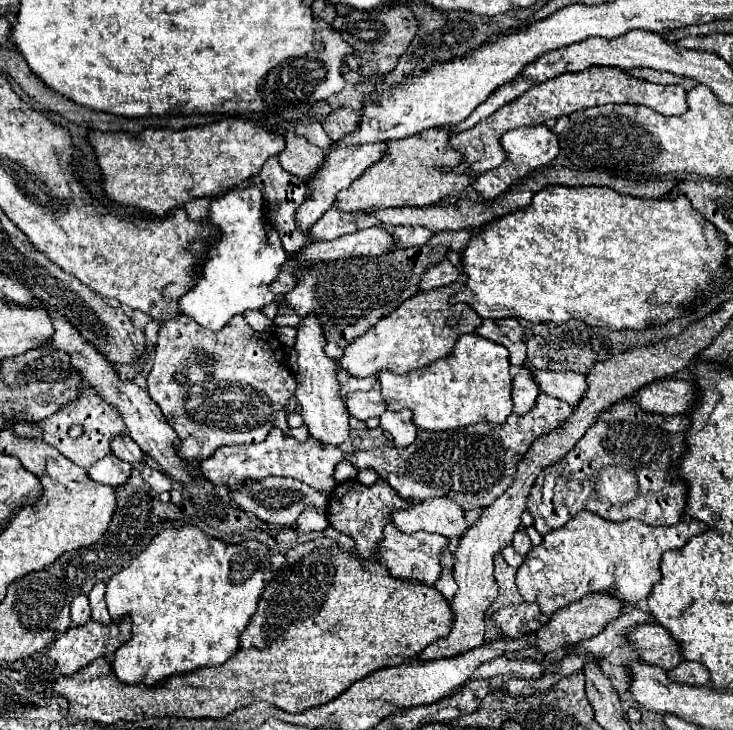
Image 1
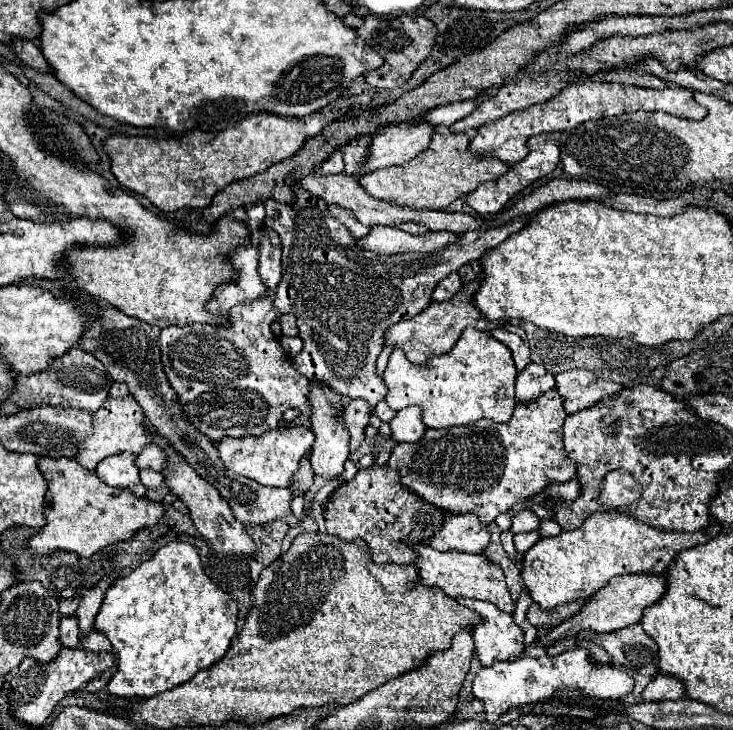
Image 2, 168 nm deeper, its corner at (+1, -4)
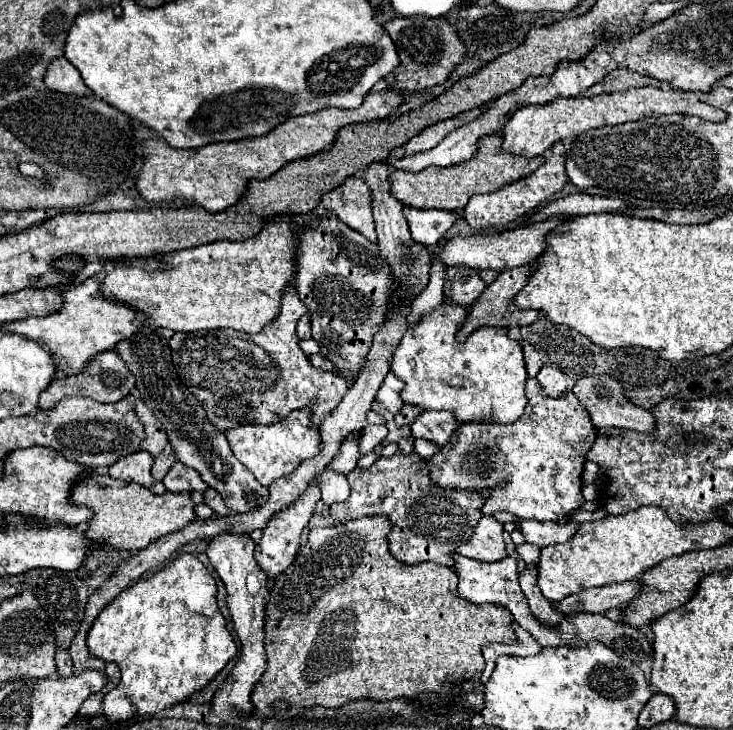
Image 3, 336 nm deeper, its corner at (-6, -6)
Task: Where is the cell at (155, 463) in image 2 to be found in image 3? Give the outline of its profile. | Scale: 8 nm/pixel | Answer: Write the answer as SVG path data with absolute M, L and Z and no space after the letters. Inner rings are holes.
M176 462L166 478L162 480L164 486L170 490L170 492L186 492L186 490L198 490L198 492L206 492L208 484L200 478L200 474L194 470L194 468L188 468L184 466L182 462Z

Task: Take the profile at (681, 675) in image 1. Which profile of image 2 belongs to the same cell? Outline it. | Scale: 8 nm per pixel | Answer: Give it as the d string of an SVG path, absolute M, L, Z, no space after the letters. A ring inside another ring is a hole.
M657 674L647 688L643 690L643 698L647 702L659 702L659 700L679 700L685 696L685 684L671 676L671 674Z

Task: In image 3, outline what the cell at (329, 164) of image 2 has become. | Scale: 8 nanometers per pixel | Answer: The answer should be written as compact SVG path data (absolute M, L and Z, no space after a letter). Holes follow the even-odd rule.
M348 178L338 190L322 198L322 204L340 218L348 228L360 232L370 242L376 242L372 216L372 190L358 178Z

